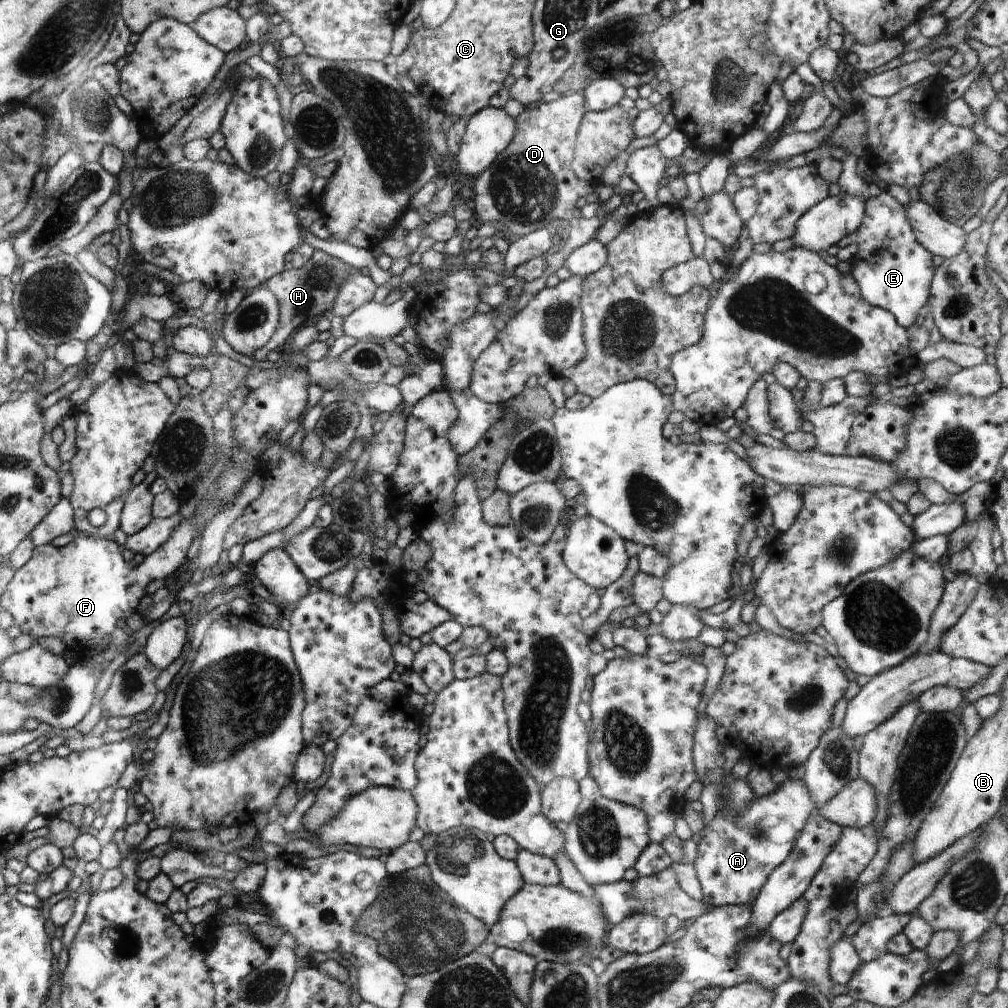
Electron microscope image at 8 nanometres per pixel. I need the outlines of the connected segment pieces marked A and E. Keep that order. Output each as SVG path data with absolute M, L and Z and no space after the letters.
M789 778L778 785L772 794L750 802L748 810L742 812L740 816L734 816L728 810L718 811L712 822L707 824L701 833L702 840L697 845L697 856L693 863L696 876L702 886L704 903L710 907L751 906L768 880L770 872L786 861L798 834L801 834L810 814L813 814L814 808L817 807L806 784L802 780Z
M886 192L880 196L868 198L865 200L865 206L862 225L853 235L853 241L858 250L851 261L850 276L856 280L860 298L864 302L868 302L870 306L888 310L896 318L896 322L908 330L916 323L917 316L926 308L928 298L930 298L929 289L935 274L934 264L932 264L934 258L922 247L922 244L916 242L910 222L906 218L906 210L902 204L898 203L898 200Z

